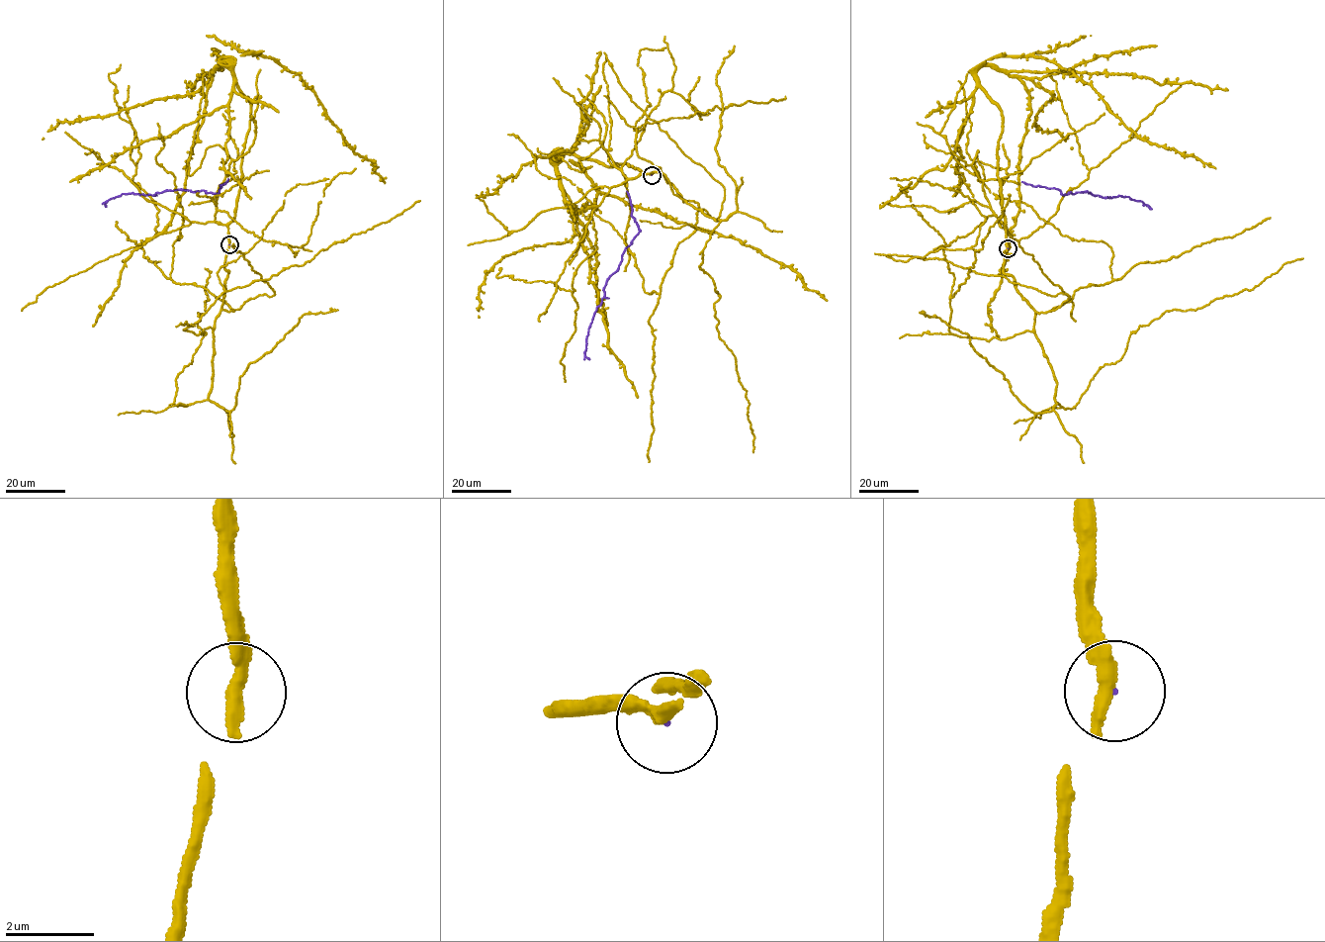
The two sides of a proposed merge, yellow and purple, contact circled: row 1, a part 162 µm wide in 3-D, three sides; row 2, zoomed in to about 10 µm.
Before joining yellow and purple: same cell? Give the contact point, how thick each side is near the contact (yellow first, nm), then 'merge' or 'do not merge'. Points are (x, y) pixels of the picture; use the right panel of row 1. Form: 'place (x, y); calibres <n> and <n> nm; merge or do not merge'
place (1008, 248); calibres 400 and 20 nm; merge

